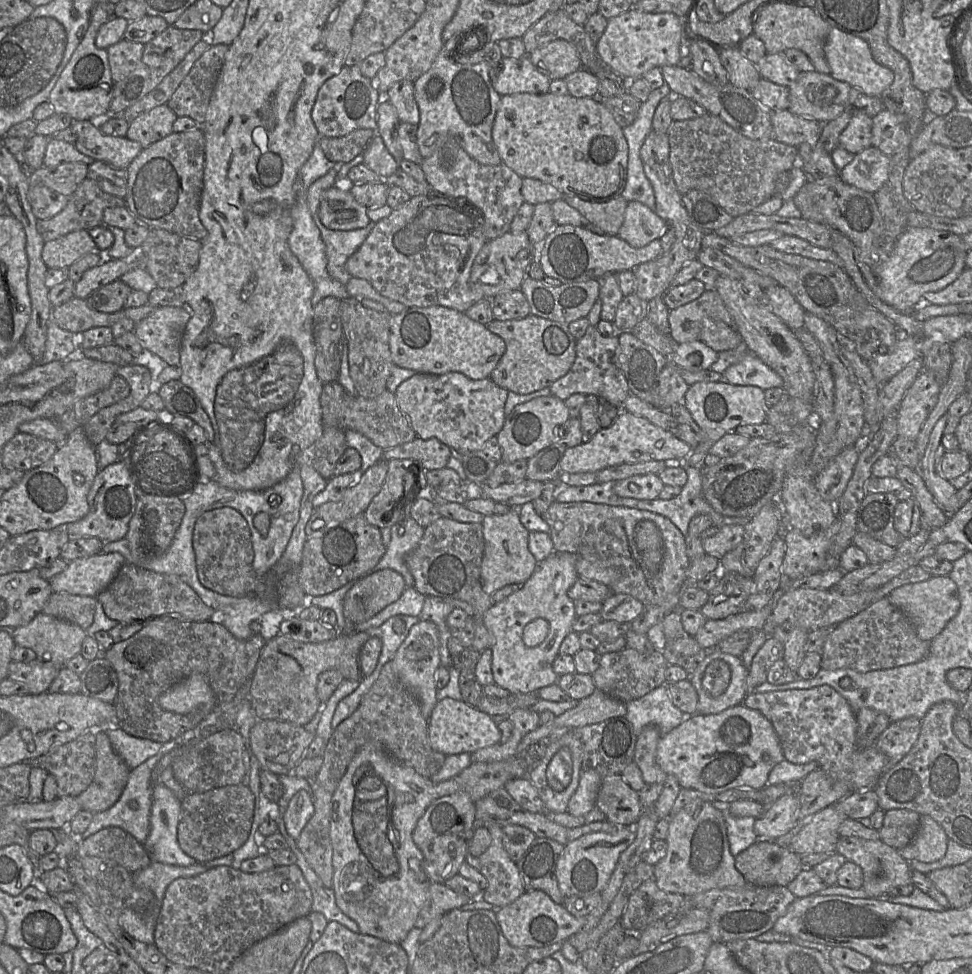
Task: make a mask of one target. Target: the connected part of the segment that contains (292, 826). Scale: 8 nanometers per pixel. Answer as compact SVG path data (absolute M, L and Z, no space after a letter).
M305 789L296 792L290 799L283 816L288 834L298 840L313 814L314 803L309 792Z

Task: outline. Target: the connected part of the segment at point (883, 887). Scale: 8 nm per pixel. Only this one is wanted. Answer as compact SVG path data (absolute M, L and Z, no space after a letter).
M840 837L835 853L843 856L846 861L860 866L863 870L864 883L861 887L868 898L882 898L891 889L912 884L909 861L905 860L898 850L888 846L880 839L866 840L859 837Z

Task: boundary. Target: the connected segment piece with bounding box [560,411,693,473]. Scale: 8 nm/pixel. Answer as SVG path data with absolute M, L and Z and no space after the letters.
M623 411L612 425L601 428L582 444L568 448L563 454L560 467L568 473L585 473L621 464L679 462L686 459L692 451L693 448L676 435L654 425L646 418Z

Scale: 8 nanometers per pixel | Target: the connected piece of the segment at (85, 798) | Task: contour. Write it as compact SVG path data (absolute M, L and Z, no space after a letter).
M104 729L96 731L95 760L94 779L89 787L77 797L81 809L94 814L111 808L119 800L131 771L124 760L114 751Z

